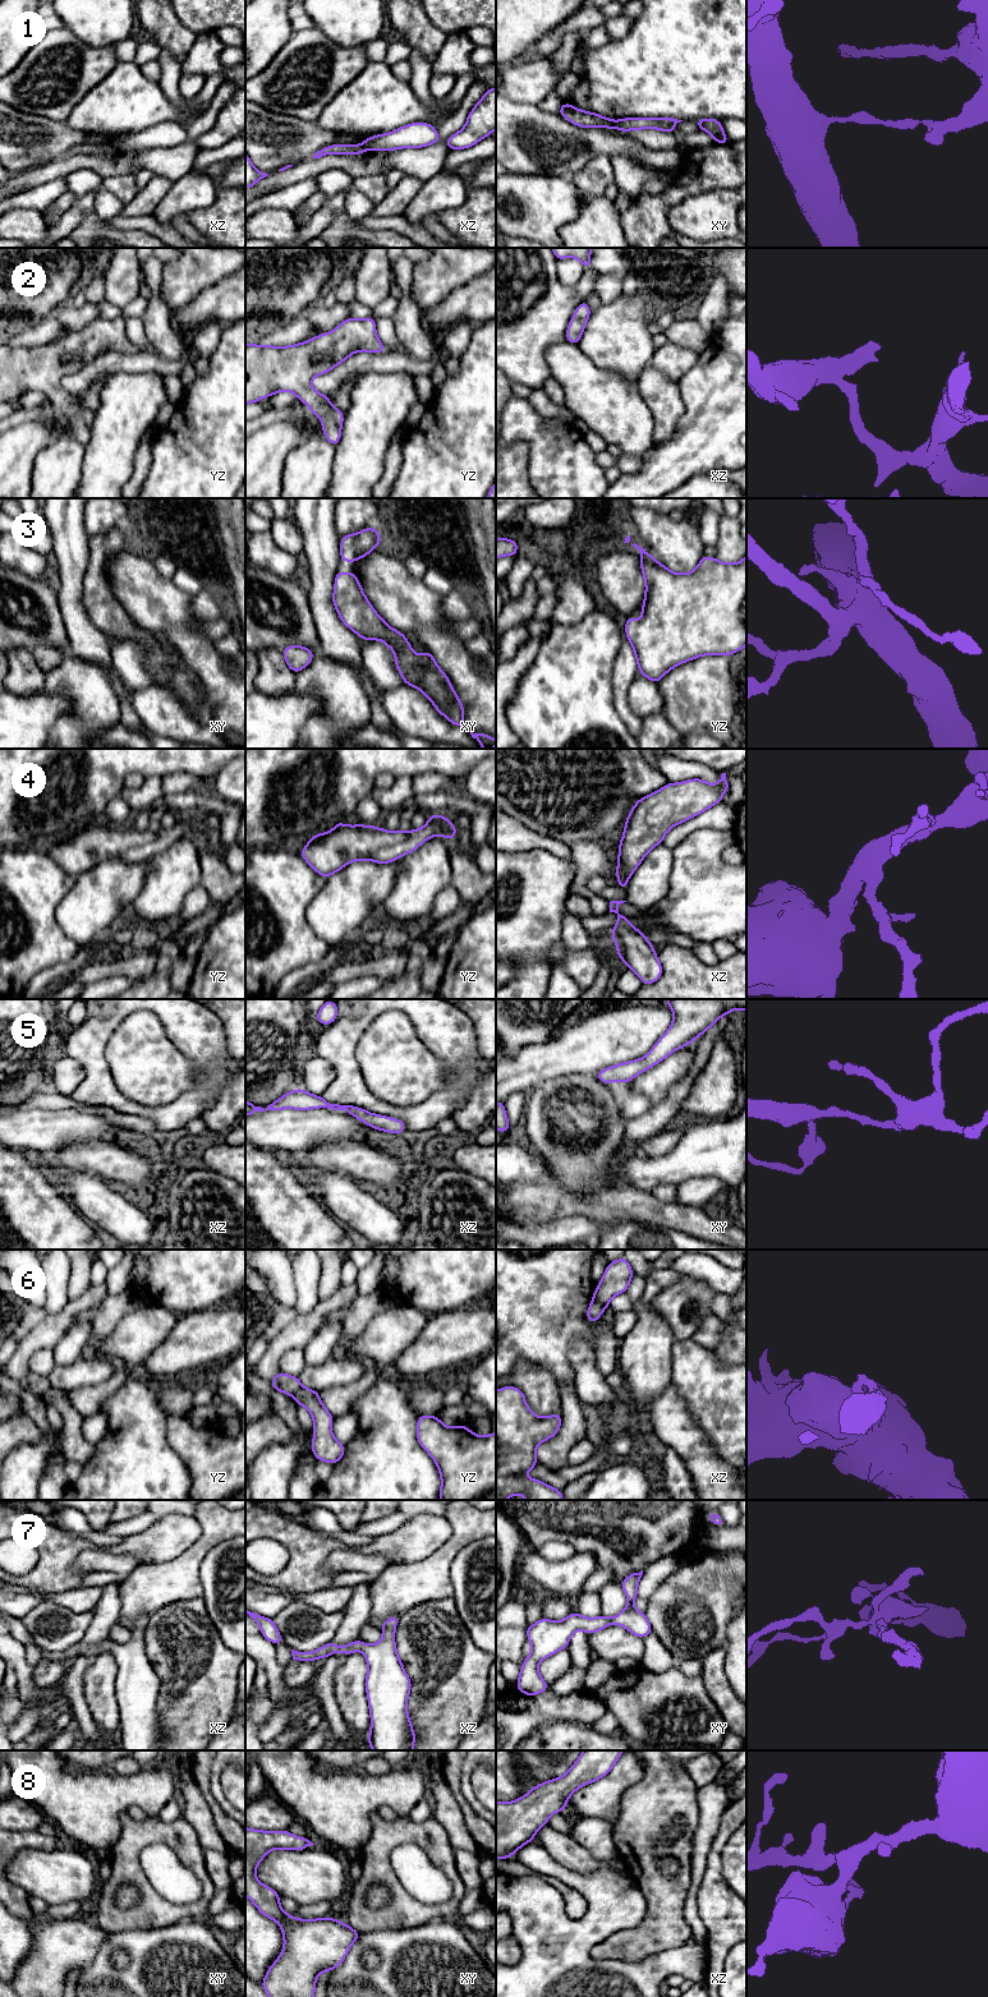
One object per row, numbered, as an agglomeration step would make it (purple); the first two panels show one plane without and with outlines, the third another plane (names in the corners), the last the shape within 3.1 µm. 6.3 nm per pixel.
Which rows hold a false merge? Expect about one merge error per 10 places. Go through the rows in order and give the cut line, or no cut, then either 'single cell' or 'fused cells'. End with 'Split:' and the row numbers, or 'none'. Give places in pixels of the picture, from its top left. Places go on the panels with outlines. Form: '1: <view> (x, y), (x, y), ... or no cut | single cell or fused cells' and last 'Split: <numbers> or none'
1: xy (615, 122), (612, 127) | fused cells
2: no cut | single cell
3: no cut | single cell
4: no cut | single cell
5: no cut | single cell
6: xz (593, 1298), (607, 1307) | fused cells
7: no cut | single cell
8: no cut | single cell
Split: 1, 6

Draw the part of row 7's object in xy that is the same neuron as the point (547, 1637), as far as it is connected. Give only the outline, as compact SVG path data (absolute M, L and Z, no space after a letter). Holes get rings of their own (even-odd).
M643 1570L628 1575L621 1582L620 1586L628 1597L628 1605L615 1618L606 1618L603 1615L598 1618L583 1618L576 1611L573 1611L564 1620L555 1621L542 1618L533 1625L525 1628L532 1652L524 1658L524 1662L520 1666L516 1689L527 1695L536 1695L550 1689L550 1685L538 1672L538 1665L546 1657L560 1649L567 1648L570 1637L576 1630L584 1630L589 1635L606 1626L619 1624L642 1639L652 1633L652 1626L644 1612L640 1612L634 1607L642 1575Z

